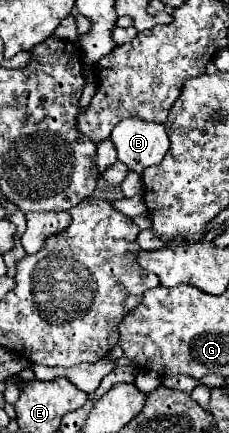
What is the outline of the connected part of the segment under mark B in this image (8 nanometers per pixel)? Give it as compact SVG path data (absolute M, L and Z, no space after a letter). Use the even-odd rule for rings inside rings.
M141 118L121 120L111 132L111 142L117 148L117 158L137 174L143 174L149 166L157 166L169 150L165 126Z

